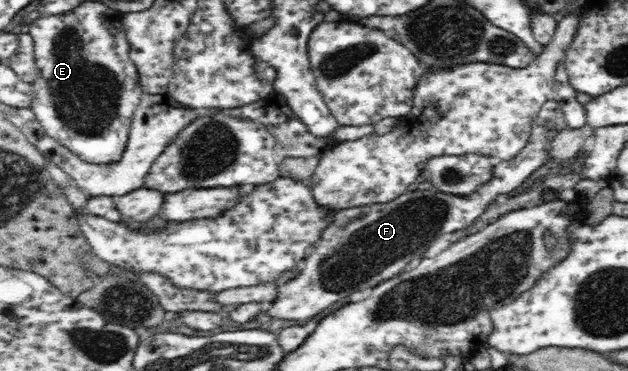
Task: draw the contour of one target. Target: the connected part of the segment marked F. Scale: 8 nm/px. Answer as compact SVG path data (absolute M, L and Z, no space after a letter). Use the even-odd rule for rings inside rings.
M533 126L523 151L512 160L494 164L493 178L468 196L446 194L433 188L416 189L407 190L402 196L384 204L333 210L333 221L302 260L300 272L293 279L279 284L277 299L269 307L270 316L280 320L317 319L336 300L358 290L368 293L383 281L399 275L438 236L471 226L497 196L516 190L538 168L551 160L549 148L555 136L554 130L546 132L544 136L540 126ZM360 212L364 212L364 217L354 219Z

